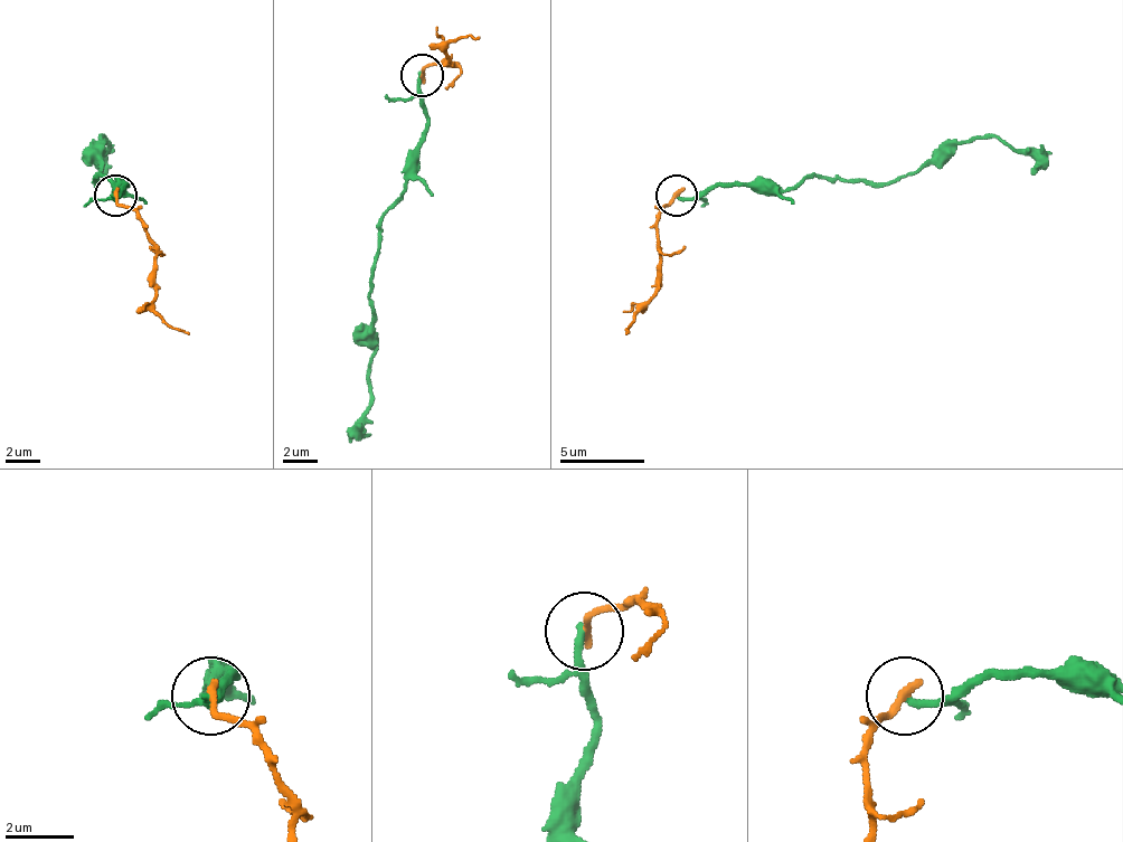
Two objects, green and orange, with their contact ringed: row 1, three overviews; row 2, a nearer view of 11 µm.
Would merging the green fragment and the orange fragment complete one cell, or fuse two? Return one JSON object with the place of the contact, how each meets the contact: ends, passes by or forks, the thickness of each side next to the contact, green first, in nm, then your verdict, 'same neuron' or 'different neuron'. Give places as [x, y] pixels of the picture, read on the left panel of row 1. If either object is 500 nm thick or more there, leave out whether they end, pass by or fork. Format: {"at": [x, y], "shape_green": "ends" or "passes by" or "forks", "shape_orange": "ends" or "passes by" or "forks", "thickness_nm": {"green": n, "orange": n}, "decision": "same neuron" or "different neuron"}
{"at": [115, 196], "shape_green": "ends", "shape_orange": "ends", "thickness_nm": {"green": 200, "orange": 260}, "decision": "different neuron"}

